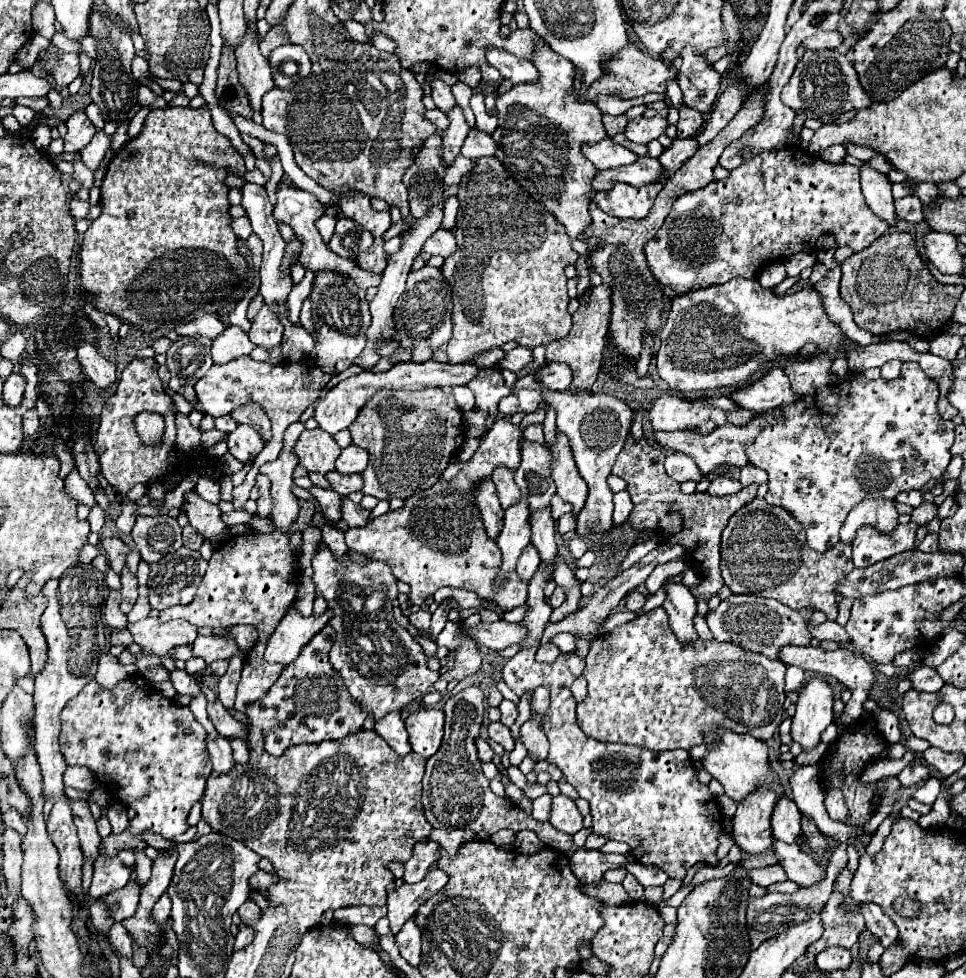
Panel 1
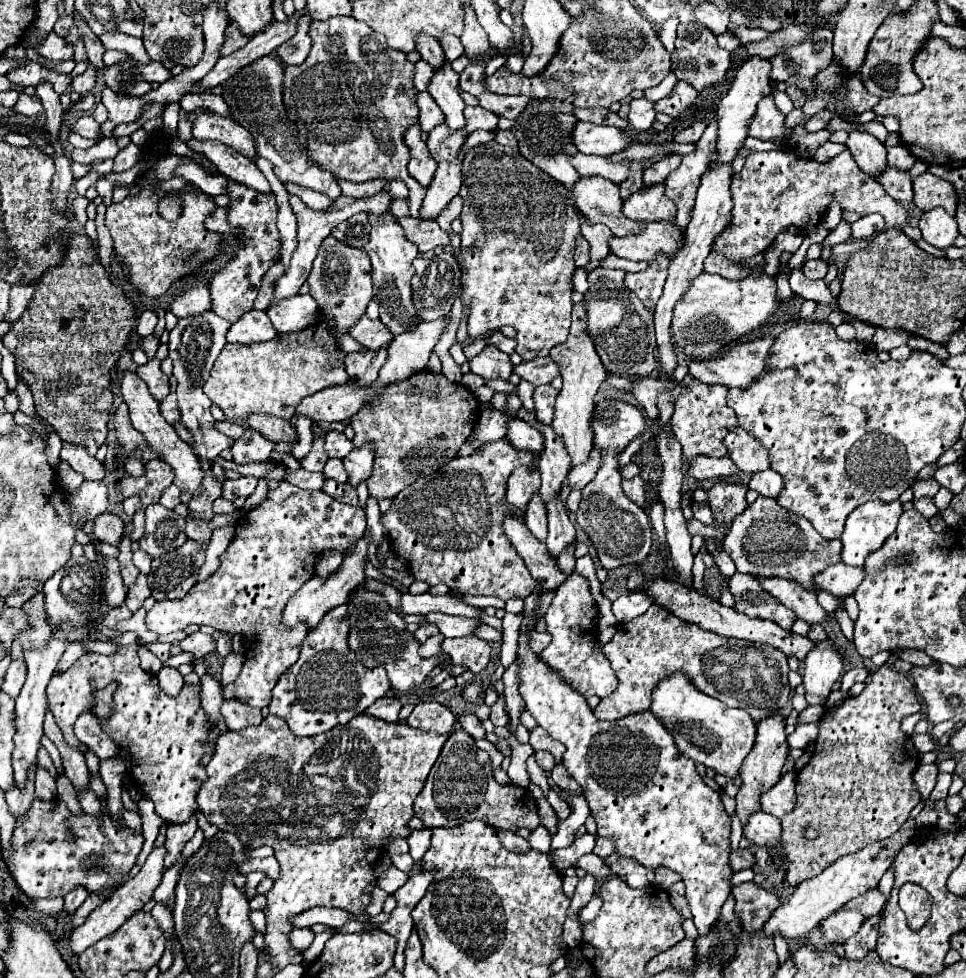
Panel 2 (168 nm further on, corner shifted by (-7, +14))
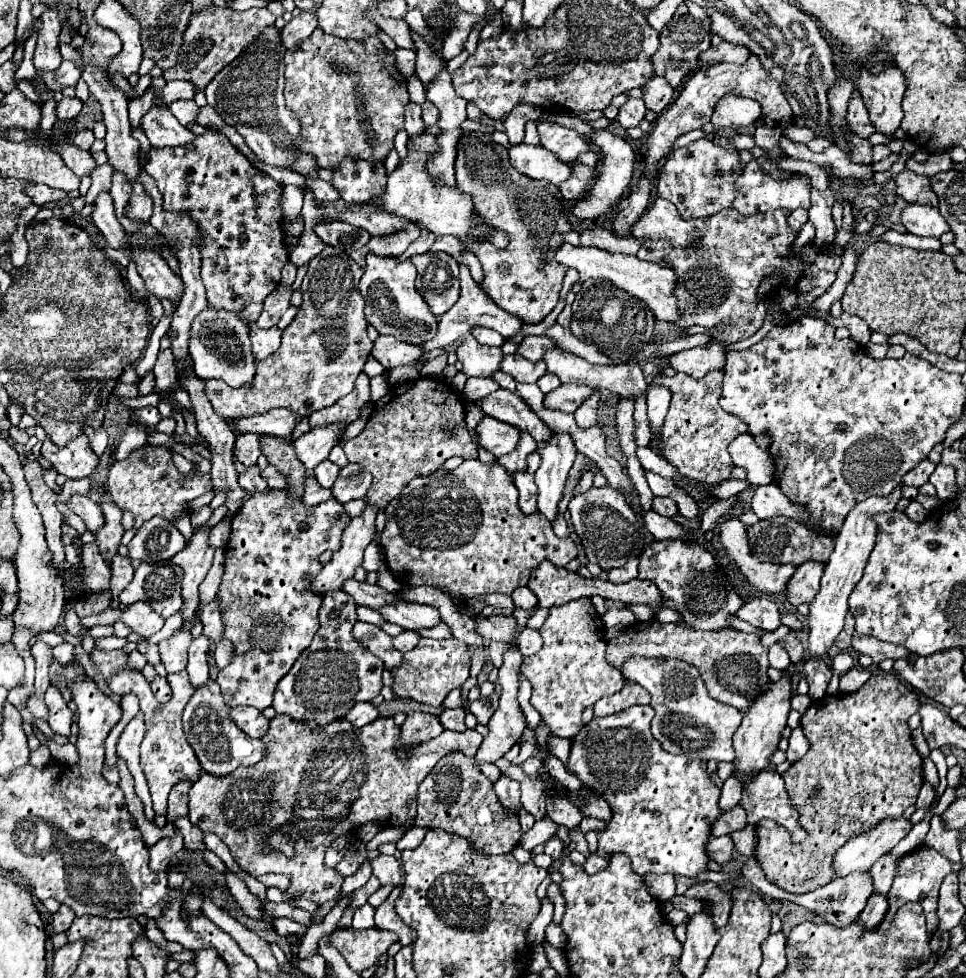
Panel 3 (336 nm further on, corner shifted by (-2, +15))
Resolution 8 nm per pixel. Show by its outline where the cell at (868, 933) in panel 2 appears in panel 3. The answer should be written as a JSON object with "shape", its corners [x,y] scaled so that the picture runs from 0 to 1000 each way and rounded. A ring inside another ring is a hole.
{"shape":[[[904,913],[895,925],[895,929],[891,931],[891,942],[898,946],[898,948],[906,948],[908,944],[914,942],[916,934],[920,929],[920,923],[918,923],[918,915],[914,913]]]}

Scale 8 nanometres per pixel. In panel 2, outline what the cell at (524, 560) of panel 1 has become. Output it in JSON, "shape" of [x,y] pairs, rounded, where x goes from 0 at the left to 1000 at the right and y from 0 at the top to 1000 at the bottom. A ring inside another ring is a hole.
{"shape":[[[553,505],[553,509],[549,511],[547,519],[545,519],[545,526],[542,526],[542,532],[545,532],[545,538],[547,542],[557,550],[557,552],[565,552],[565,546],[567,546],[567,538],[565,538],[565,519],[559,511],[557,505]]]}

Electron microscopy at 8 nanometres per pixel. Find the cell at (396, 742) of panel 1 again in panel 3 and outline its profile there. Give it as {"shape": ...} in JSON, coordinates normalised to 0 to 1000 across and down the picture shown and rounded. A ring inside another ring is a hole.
{"shape":[[[370,719],[370,721],[365,721],[365,725],[361,725],[361,729],[357,729],[355,735],[359,735],[367,743],[376,743],[376,741],[388,737],[390,733],[392,733],[392,729],[390,729],[388,721],[384,721],[384,719]]]}

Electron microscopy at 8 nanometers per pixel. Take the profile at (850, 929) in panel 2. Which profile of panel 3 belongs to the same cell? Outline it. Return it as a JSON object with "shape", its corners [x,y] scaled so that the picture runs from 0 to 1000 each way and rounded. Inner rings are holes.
{"shape":[[[881,893],[879,897],[869,897],[833,915],[817,917],[817,921],[835,927],[852,942],[866,948],[879,946],[889,938],[898,919],[904,913],[904,901],[900,893]]]}

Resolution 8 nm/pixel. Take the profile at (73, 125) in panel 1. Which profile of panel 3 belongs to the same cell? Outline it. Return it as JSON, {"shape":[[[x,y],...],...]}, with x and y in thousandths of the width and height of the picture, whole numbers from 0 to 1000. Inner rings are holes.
{"shape":[[[82,134],[76,146],[78,146],[80,150],[84,150],[84,152],[92,154],[92,152],[94,152],[94,148],[96,148],[96,144],[98,144],[98,140],[96,140],[96,134]]]}

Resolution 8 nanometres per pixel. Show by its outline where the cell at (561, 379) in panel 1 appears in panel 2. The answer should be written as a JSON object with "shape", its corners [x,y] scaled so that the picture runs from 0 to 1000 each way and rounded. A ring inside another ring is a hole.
{"shape":[[[569,364],[555,366],[555,368],[549,368],[549,370],[540,370],[538,374],[532,374],[532,380],[538,387],[547,389],[549,393],[553,393],[553,395],[569,393],[576,384],[580,384],[578,372]]]}

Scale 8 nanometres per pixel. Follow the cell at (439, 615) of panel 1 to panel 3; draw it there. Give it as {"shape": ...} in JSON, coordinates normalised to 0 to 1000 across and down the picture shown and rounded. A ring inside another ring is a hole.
{"shape":[[[415,647],[415,649],[411,649],[409,653],[407,653],[407,662],[411,664],[411,666],[415,666],[415,668],[421,668],[421,666],[425,666],[430,660],[432,660],[432,655],[434,655],[434,649],[432,647]]]}

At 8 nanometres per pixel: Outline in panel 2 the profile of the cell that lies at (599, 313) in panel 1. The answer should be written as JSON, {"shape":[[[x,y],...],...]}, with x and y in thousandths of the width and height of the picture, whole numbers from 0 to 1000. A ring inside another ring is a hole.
{"shape":[[[594,311],[590,344],[586,350],[582,350],[582,352],[573,354],[573,358],[569,358],[569,366],[573,366],[573,370],[580,372],[582,387],[584,387],[584,395],[576,407],[571,438],[582,448],[582,452],[590,464],[592,476],[598,476],[598,474],[605,474],[613,462],[611,425],[613,425],[613,417],[615,417],[617,399],[623,393],[623,389],[627,387],[627,378],[623,374],[623,368],[619,366],[619,360],[615,358],[615,350],[611,344],[607,344],[607,315],[602,315],[602,311],[600,313]]]}

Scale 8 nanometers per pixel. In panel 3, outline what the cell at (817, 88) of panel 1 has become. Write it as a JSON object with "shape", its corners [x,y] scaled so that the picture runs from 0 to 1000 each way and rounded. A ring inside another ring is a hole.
{"shape":[[[883,97],[883,99],[881,99],[878,107],[877,124],[880,133],[883,134],[885,138],[893,140],[893,142],[898,142],[898,140],[904,136],[904,132],[898,130],[898,128],[900,128],[900,116],[898,116],[895,105],[891,103],[889,97]]]}

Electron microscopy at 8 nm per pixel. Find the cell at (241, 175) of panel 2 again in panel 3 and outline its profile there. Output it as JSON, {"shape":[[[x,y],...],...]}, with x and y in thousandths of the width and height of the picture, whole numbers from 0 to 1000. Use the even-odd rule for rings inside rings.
{"shape":[[[156,109],[146,122],[146,132],[158,150],[196,148],[202,142],[202,138],[189,130],[173,109]]]}

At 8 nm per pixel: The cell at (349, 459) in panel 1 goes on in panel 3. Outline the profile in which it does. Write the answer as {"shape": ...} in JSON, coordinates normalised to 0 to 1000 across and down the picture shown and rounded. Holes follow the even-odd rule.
{"shape":[[[361,473],[359,478],[353,480],[347,496],[343,498],[343,504],[347,512],[355,516],[365,510],[376,510],[382,498],[384,498],[384,484],[367,473]]]}

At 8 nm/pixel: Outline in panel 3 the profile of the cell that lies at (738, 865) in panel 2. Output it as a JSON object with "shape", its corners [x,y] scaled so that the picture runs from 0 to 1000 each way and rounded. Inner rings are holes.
{"shape":[[[755,854],[751,856],[736,856],[734,864],[730,864],[730,868],[734,868],[734,878],[742,880],[744,884],[751,884],[757,880],[757,872],[759,872],[759,860]]]}

